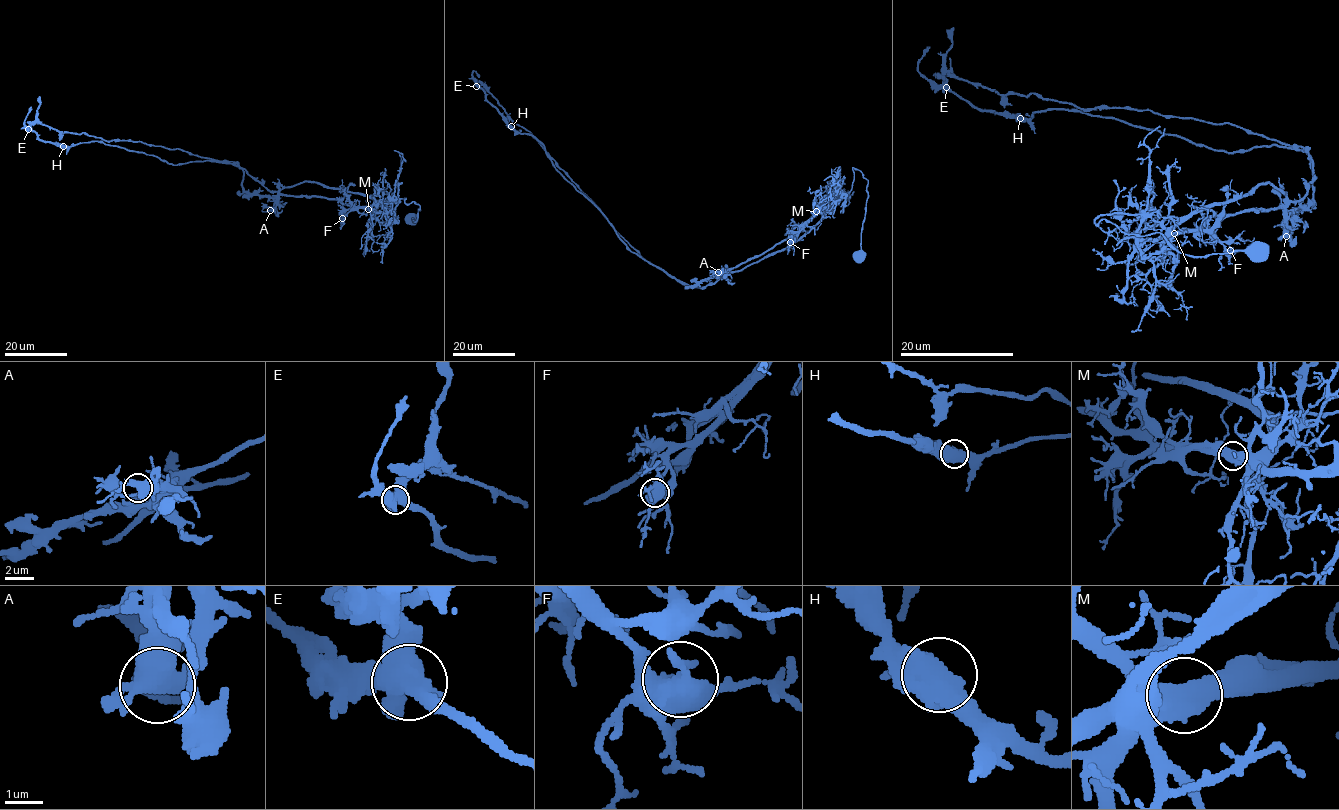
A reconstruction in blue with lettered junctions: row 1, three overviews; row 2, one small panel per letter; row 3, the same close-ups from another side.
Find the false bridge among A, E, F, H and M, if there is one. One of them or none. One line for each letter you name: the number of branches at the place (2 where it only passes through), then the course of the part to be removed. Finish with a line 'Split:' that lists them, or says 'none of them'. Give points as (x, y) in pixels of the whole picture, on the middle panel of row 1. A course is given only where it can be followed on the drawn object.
M: 2 | (816, 211), (794, 235), (690, 287), (649, 263), (536, 139), (517, 125), (485, 85), (487, 90)
Split: M

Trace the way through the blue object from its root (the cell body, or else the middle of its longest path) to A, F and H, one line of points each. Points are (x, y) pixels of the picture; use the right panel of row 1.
A: (1256, 253), (1188, 256), (1160, 233), (1095, 220), (1147, 210), (1188, 233), (1280, 207), (1286, 236)
F: (1256, 253), (1188, 256), (1160, 233), (1127, 234), (1095, 220), (1147, 210), (1170, 233), (1208, 232), (1230, 250)
H: (1256, 253), (1188, 256), (1095, 220), (1188, 217), (1260, 183), (1300, 200), (1304, 151), (1020, 118)

